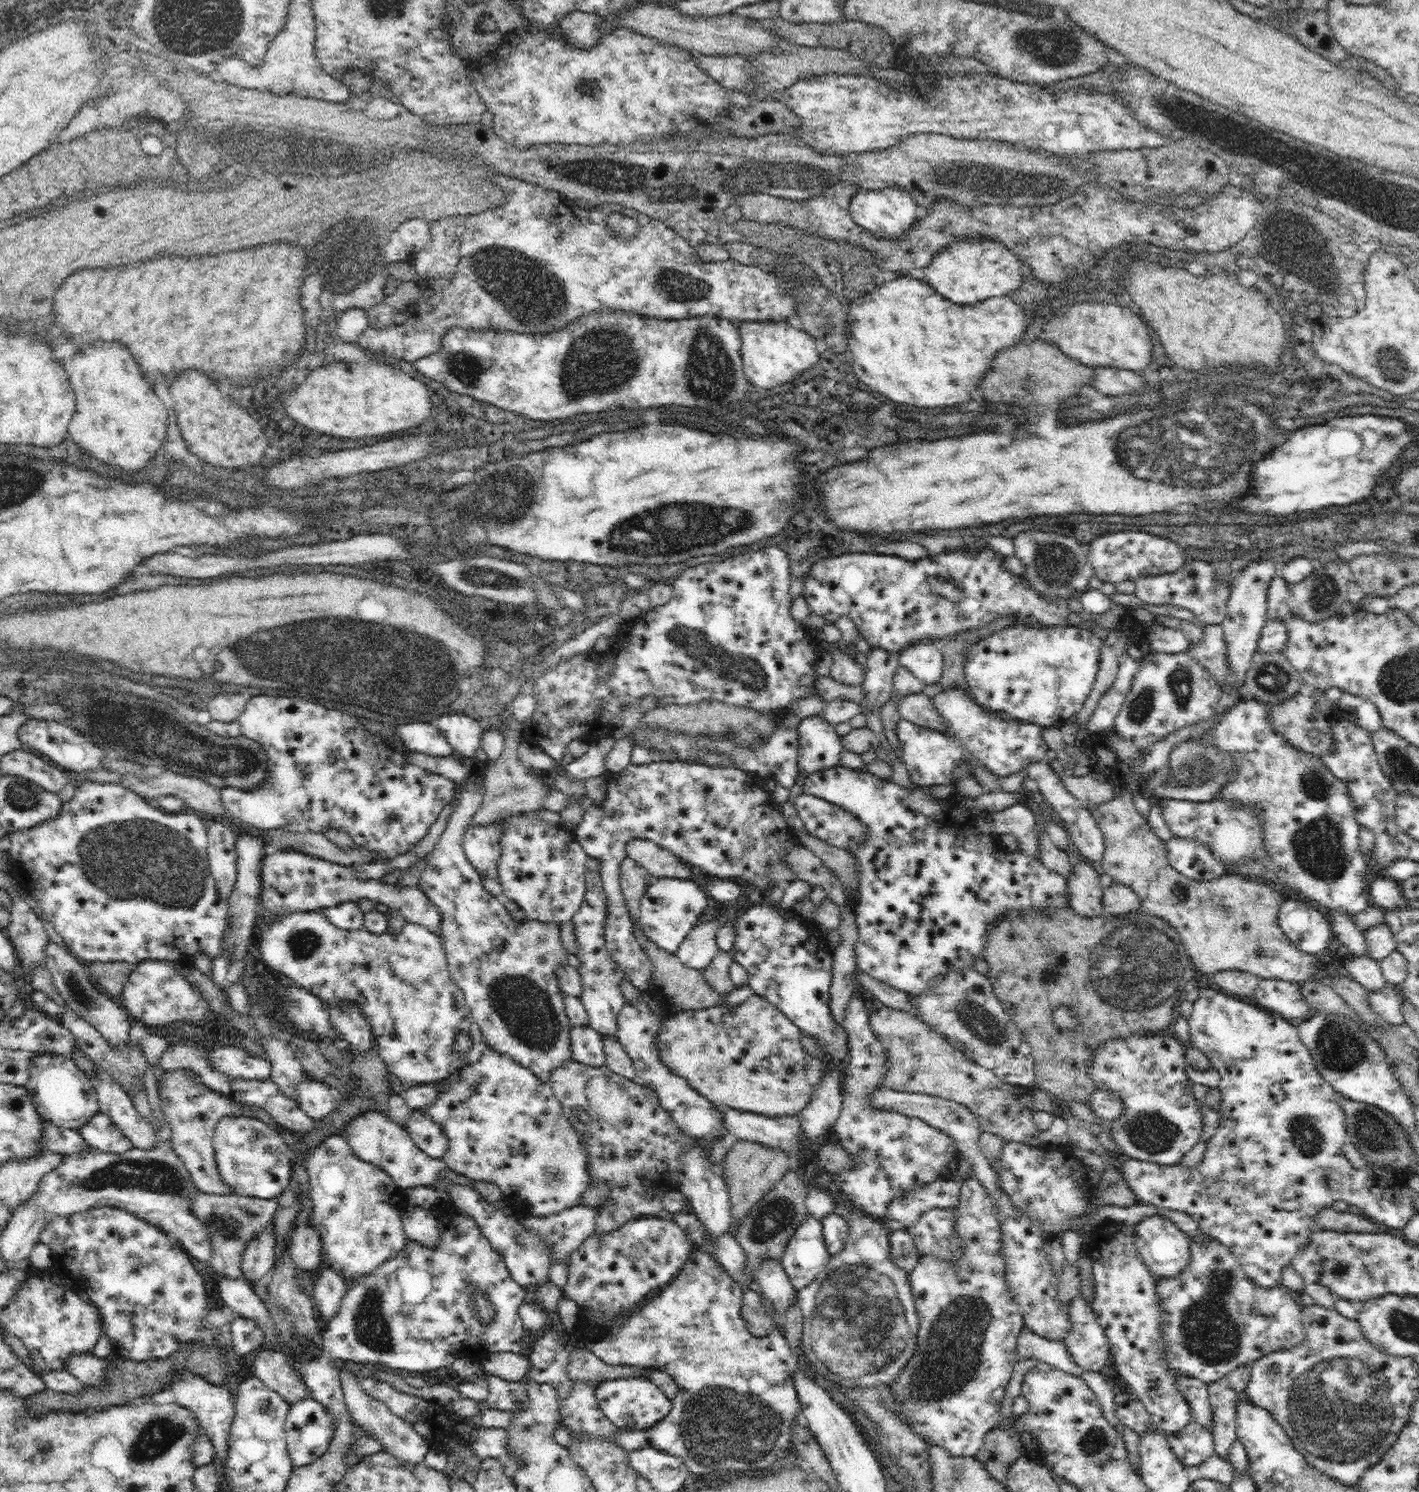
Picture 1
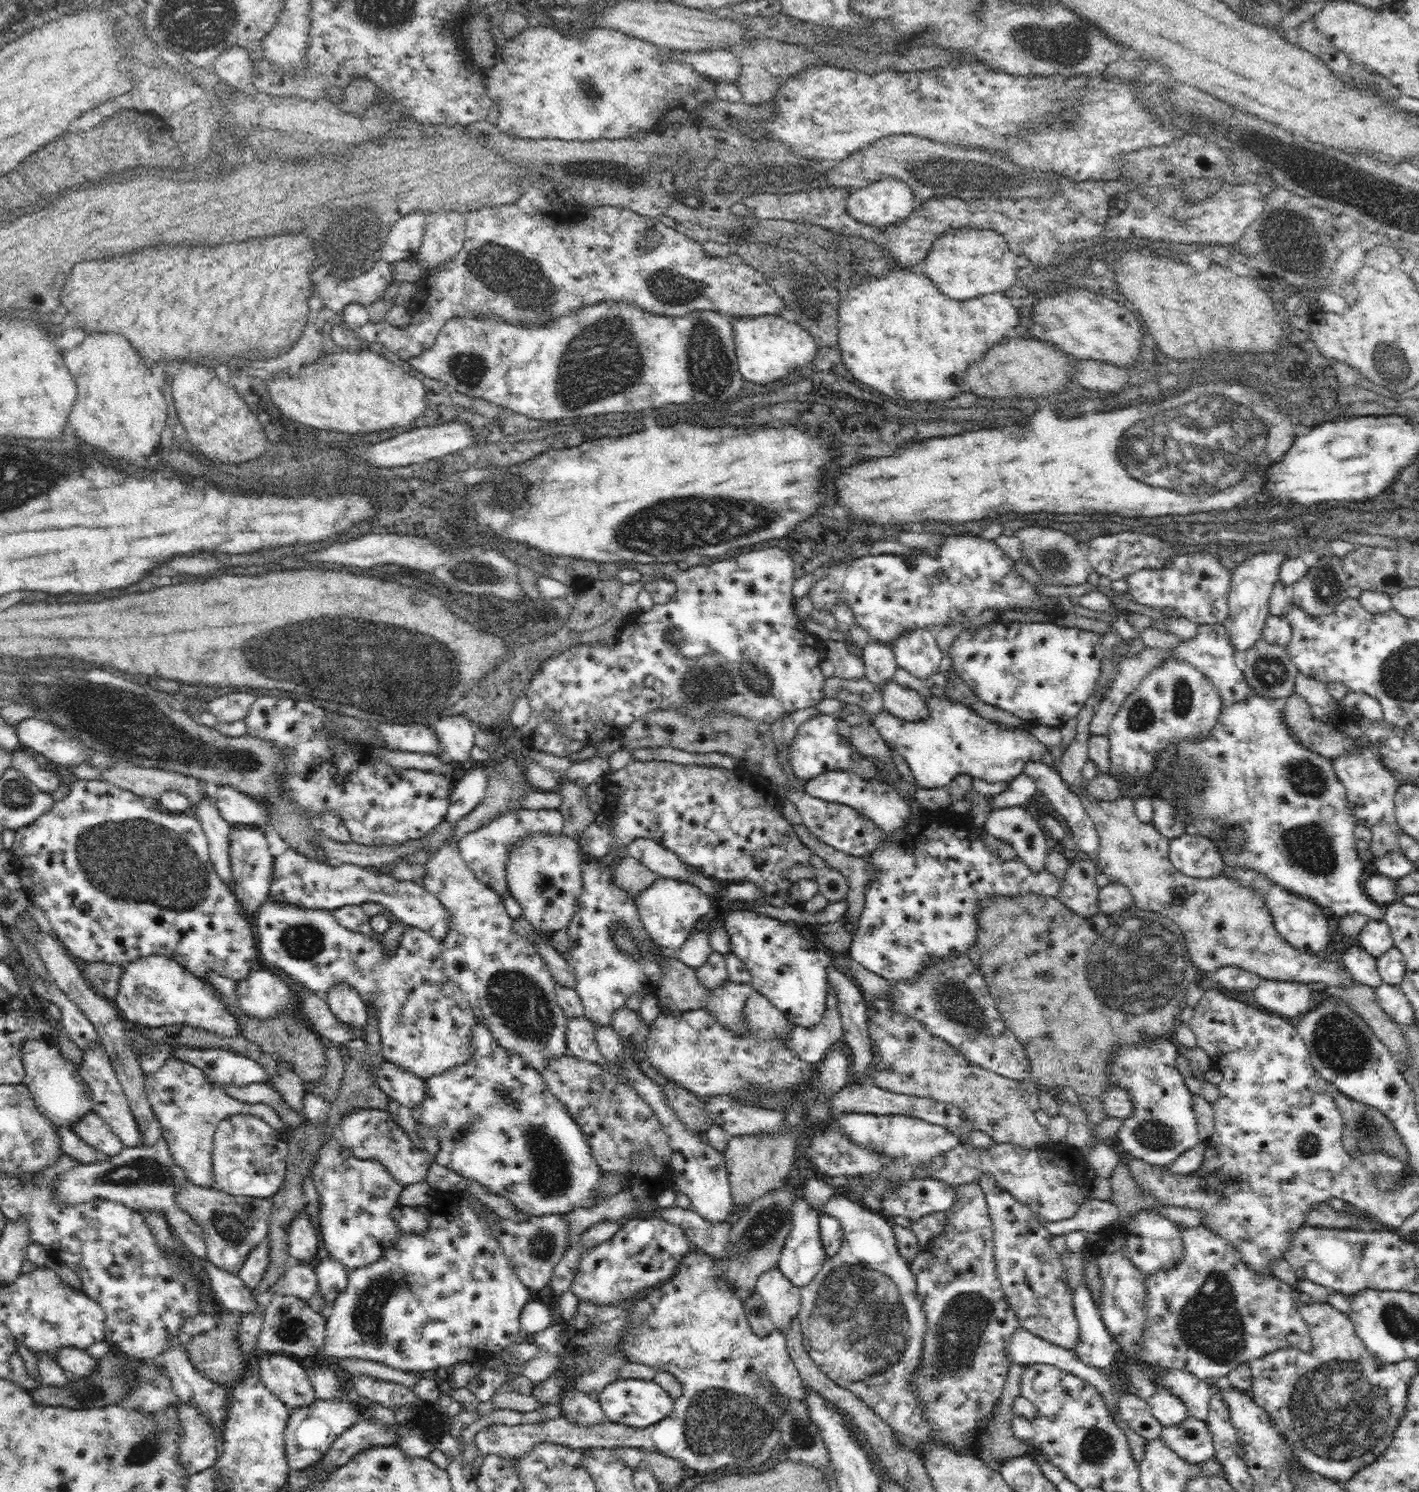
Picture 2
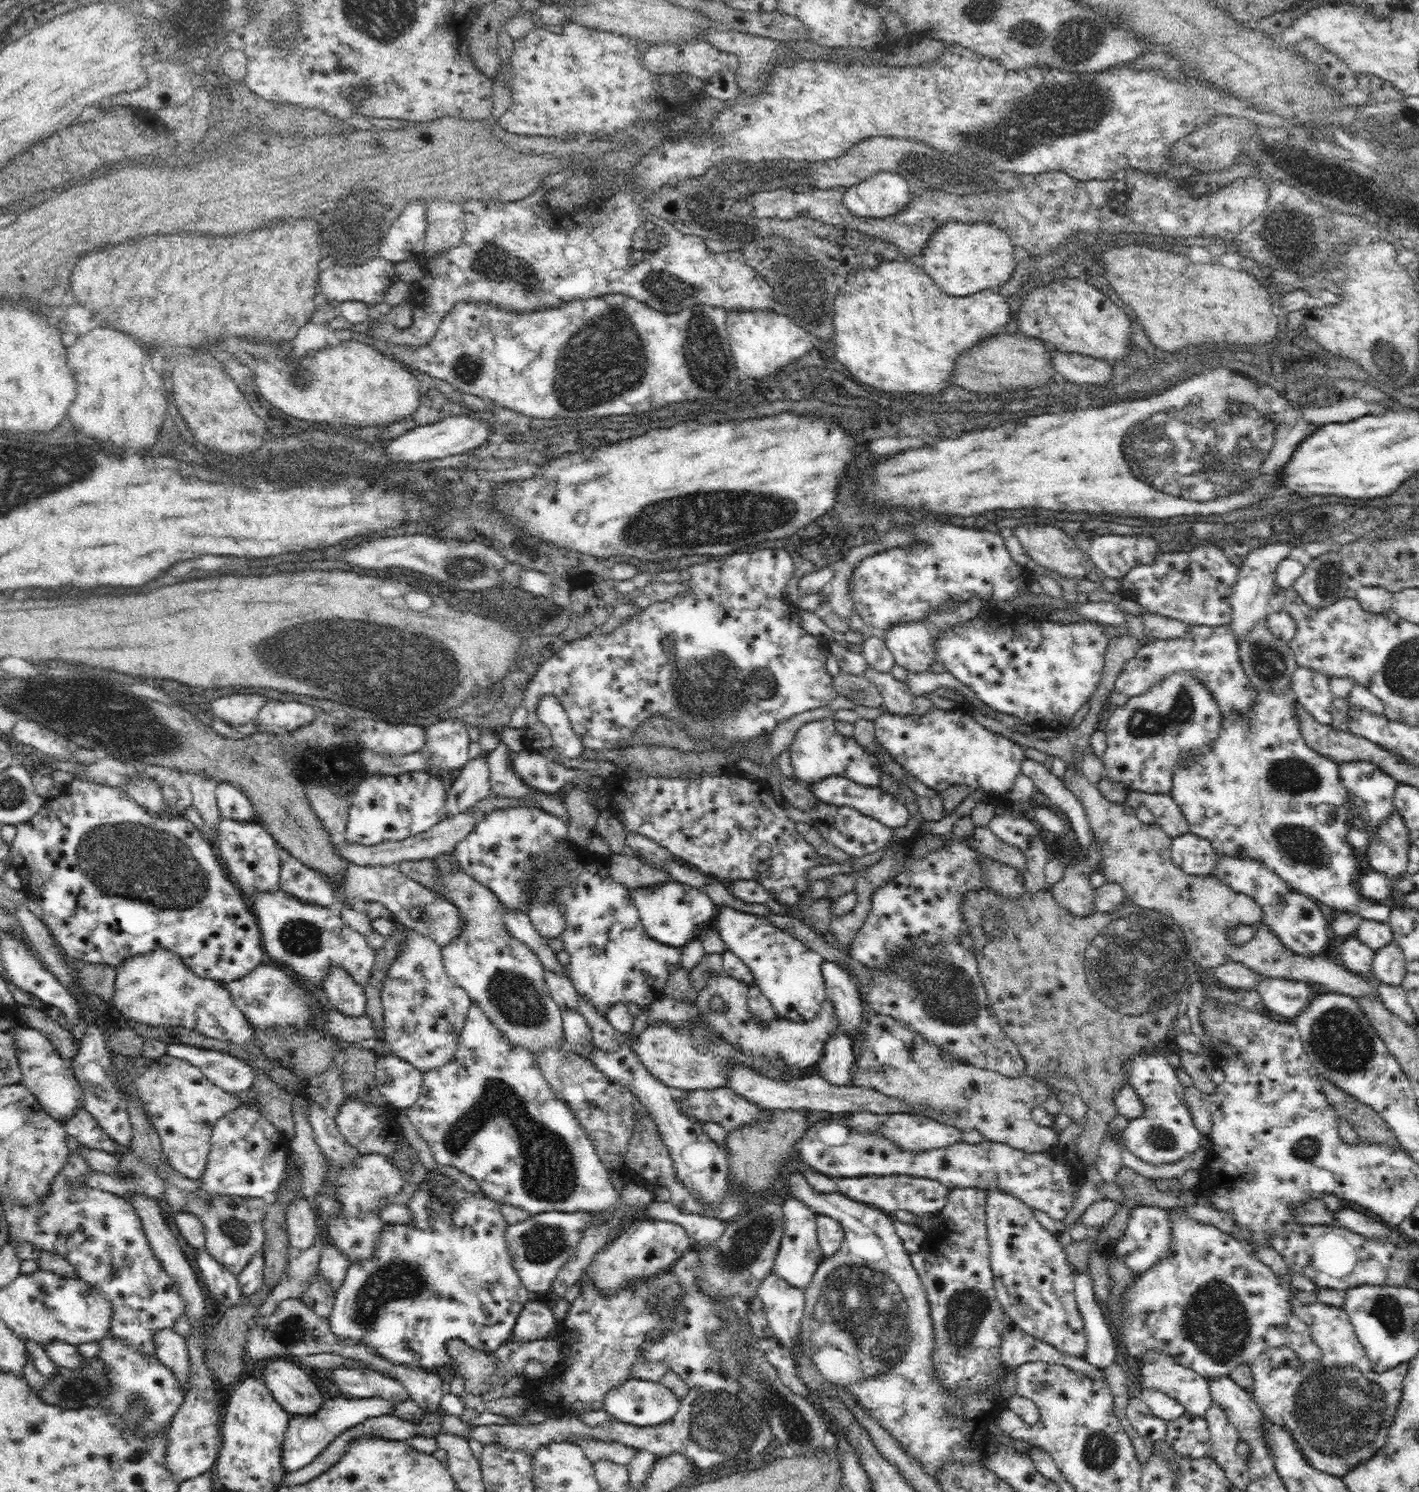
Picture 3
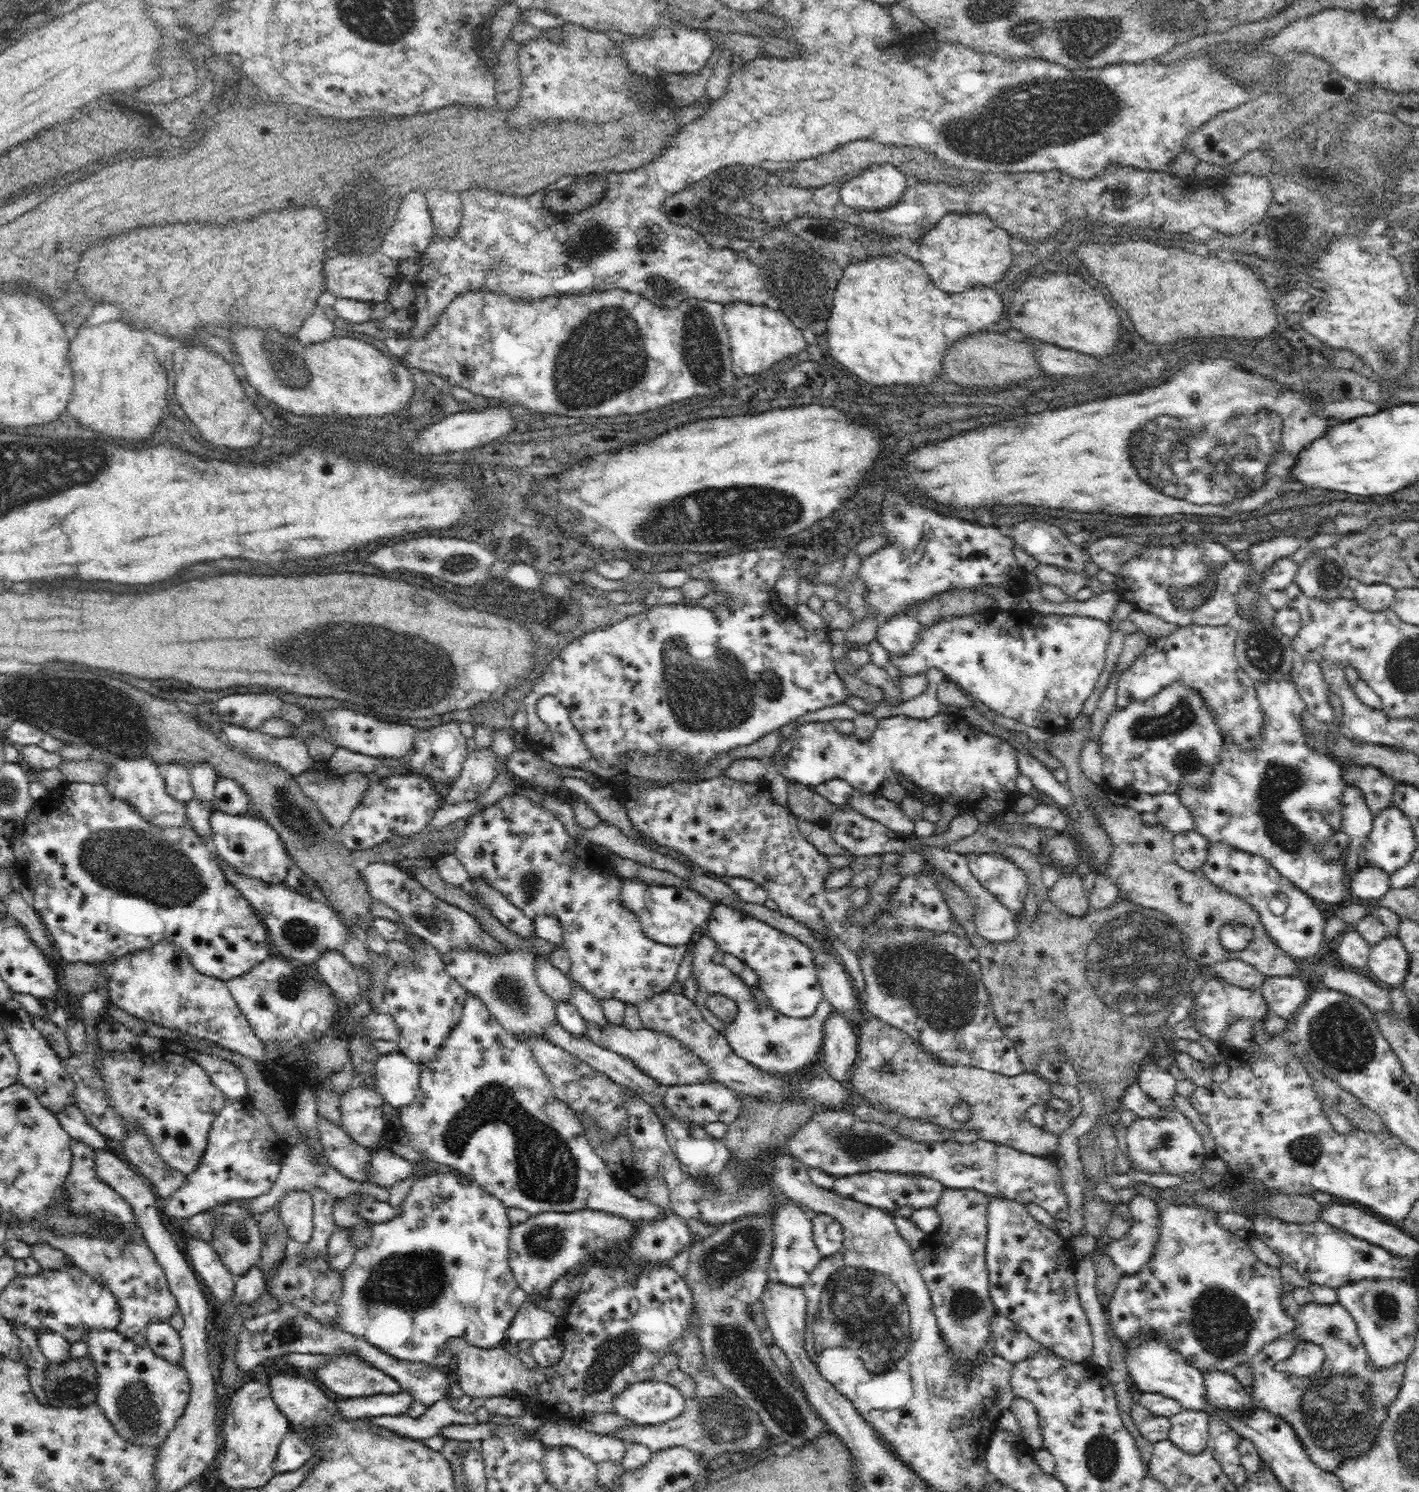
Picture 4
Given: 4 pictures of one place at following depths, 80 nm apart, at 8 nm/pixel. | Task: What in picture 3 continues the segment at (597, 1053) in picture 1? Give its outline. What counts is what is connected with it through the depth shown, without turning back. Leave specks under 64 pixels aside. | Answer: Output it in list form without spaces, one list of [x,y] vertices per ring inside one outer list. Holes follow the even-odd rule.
[[[577,1010],[563,1012],[563,1035],[570,1047],[579,1056],[589,1059],[594,1050],[593,1032],[588,1027],[588,1022]]]

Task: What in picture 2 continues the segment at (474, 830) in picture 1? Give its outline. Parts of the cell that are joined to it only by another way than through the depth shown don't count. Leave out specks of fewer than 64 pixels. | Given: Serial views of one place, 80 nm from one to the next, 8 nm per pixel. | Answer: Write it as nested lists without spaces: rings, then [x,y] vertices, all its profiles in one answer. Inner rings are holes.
[[[518,809],[499,814],[494,820],[488,821],[474,832],[464,835],[457,841],[457,845],[467,867],[472,870],[478,880],[485,882],[503,898],[507,913],[512,919],[517,919],[522,915],[523,910],[520,903],[516,902],[516,897],[510,895],[510,889],[506,885],[506,869],[504,869],[508,856],[512,852],[512,844],[538,832],[548,836],[560,836],[563,834],[563,824],[564,817],[558,810]]]

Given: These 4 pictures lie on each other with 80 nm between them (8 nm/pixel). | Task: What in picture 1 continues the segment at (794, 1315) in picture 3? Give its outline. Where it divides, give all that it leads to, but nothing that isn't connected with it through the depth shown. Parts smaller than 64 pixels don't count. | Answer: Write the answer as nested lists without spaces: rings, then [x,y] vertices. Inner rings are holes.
[[[768,1258],[754,1272],[754,1279],[759,1284],[759,1290],[773,1306],[778,1316],[784,1316],[786,1310],[797,1300],[797,1290],[794,1288],[782,1262],[775,1258]]]

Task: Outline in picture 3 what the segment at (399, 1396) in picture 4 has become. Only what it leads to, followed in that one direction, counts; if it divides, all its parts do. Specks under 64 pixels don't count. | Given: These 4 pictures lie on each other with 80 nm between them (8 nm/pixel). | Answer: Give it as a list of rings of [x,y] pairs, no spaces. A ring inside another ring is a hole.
[[[332,1397],[320,1406],[314,1414],[295,1414],[290,1417],[282,1449],[282,1466],[286,1472],[296,1472],[304,1465],[310,1464],[318,1453],[321,1453],[329,1442],[332,1442],[342,1431],[348,1430],[367,1418],[382,1415],[392,1415],[392,1408],[398,1401],[386,1400],[380,1397],[354,1399]]]

